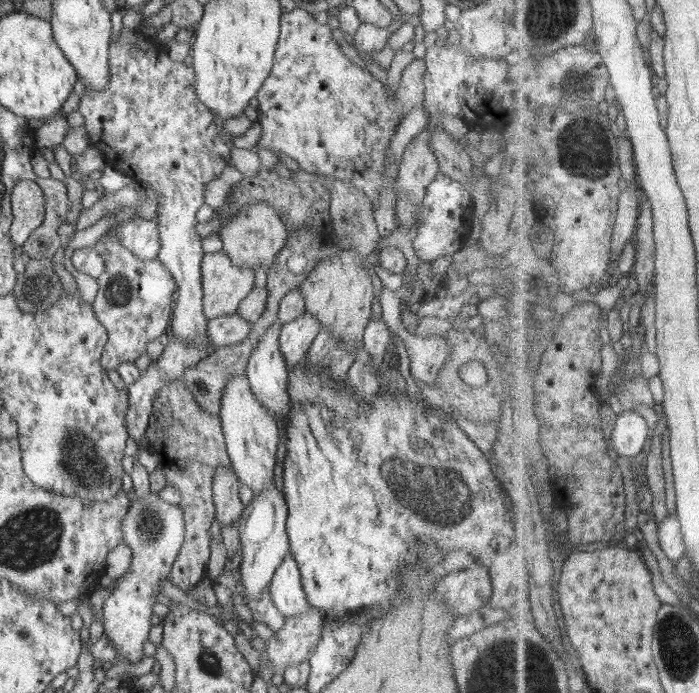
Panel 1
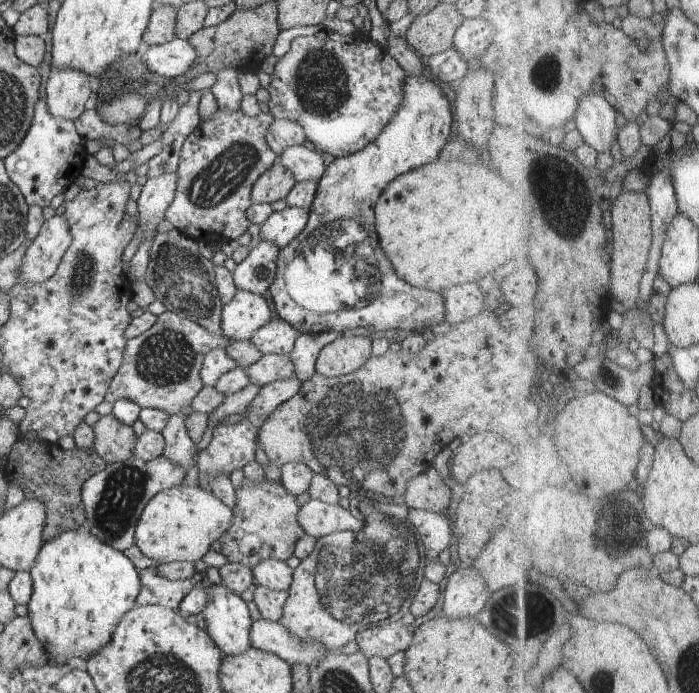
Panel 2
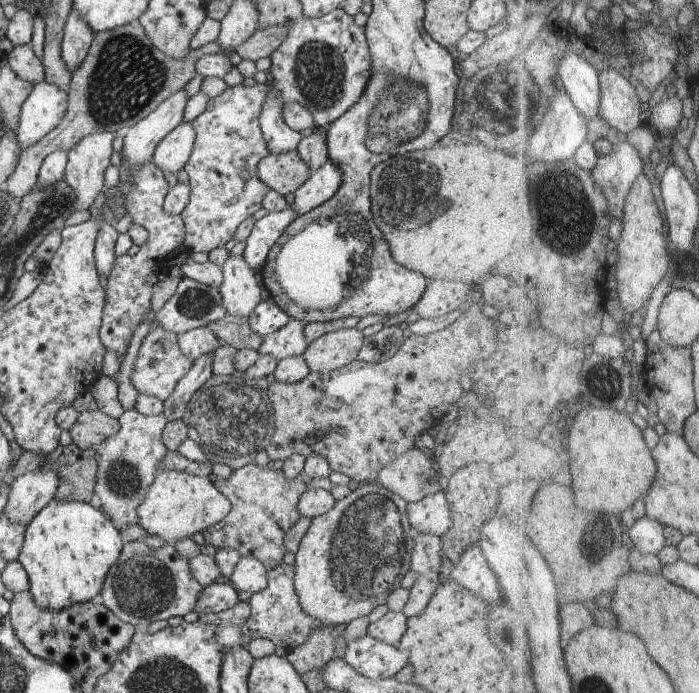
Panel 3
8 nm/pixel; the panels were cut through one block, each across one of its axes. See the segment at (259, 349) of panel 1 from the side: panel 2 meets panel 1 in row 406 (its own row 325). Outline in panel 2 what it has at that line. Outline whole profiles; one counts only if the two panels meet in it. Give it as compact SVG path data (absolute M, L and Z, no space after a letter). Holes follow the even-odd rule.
M279 319L259 328L251 341L263 355L290 355L299 336L295 328Z

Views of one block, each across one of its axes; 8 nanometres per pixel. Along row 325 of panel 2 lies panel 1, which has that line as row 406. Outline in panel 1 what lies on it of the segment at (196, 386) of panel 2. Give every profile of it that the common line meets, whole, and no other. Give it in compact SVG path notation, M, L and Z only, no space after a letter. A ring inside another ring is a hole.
M180 376L180 380L174 380L170 384L166 384L164 388L160 388L160 392L152 400L152 409L148 416L148 422L148 429L145 433L146 437L148 437L148 451L160 460L159 466L164 468L168 484L178 487L181 492L181 500L178 500L177 505L178 508L182 508L184 540L182 548L180 548L180 552L178 552L178 556L176 556L176 560L174 560L174 564L170 568L168 580L178 588L188 591L202 578L208 568L208 560L210 560L210 526L215 518L214 492L212 490L214 473L222 465L231 465L223 429L221 428L221 418L219 415L204 412L198 406L194 396L184 388L184 376Z

